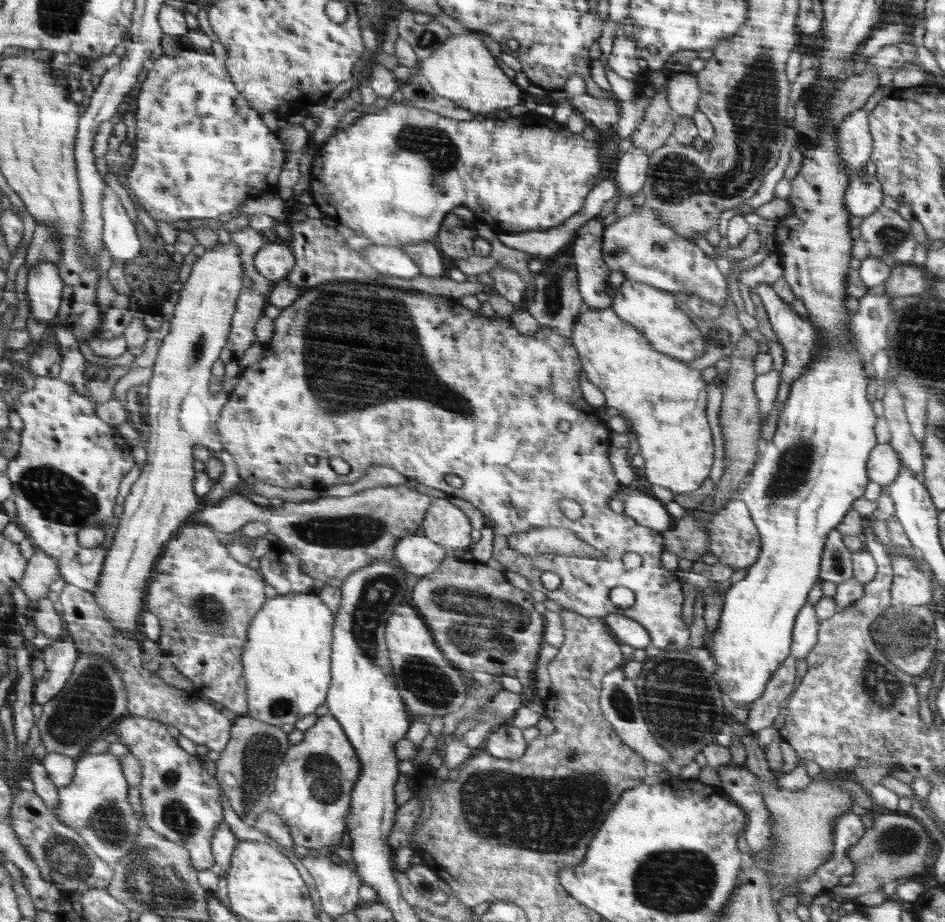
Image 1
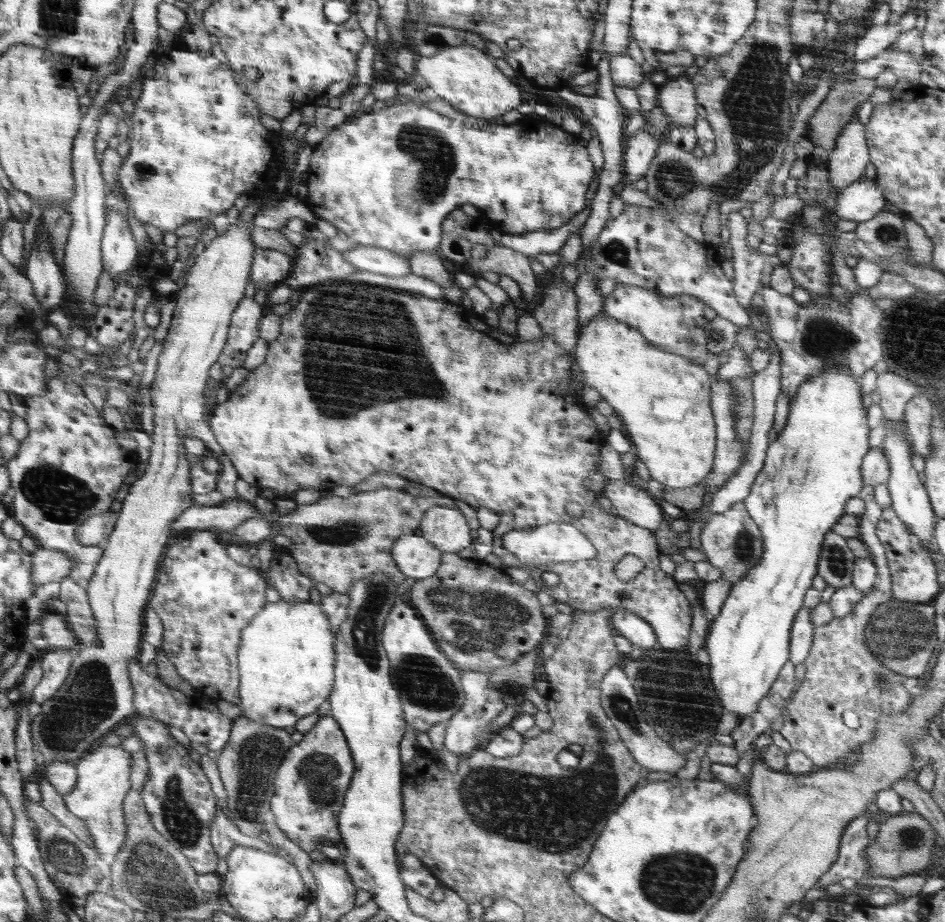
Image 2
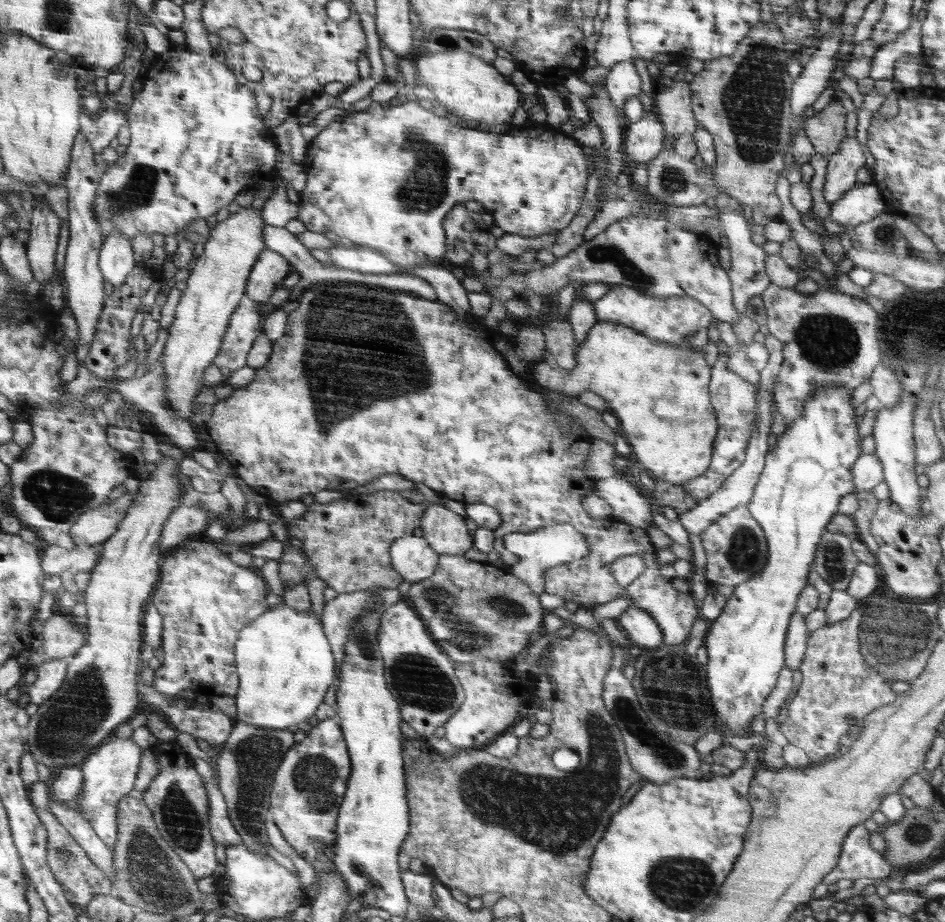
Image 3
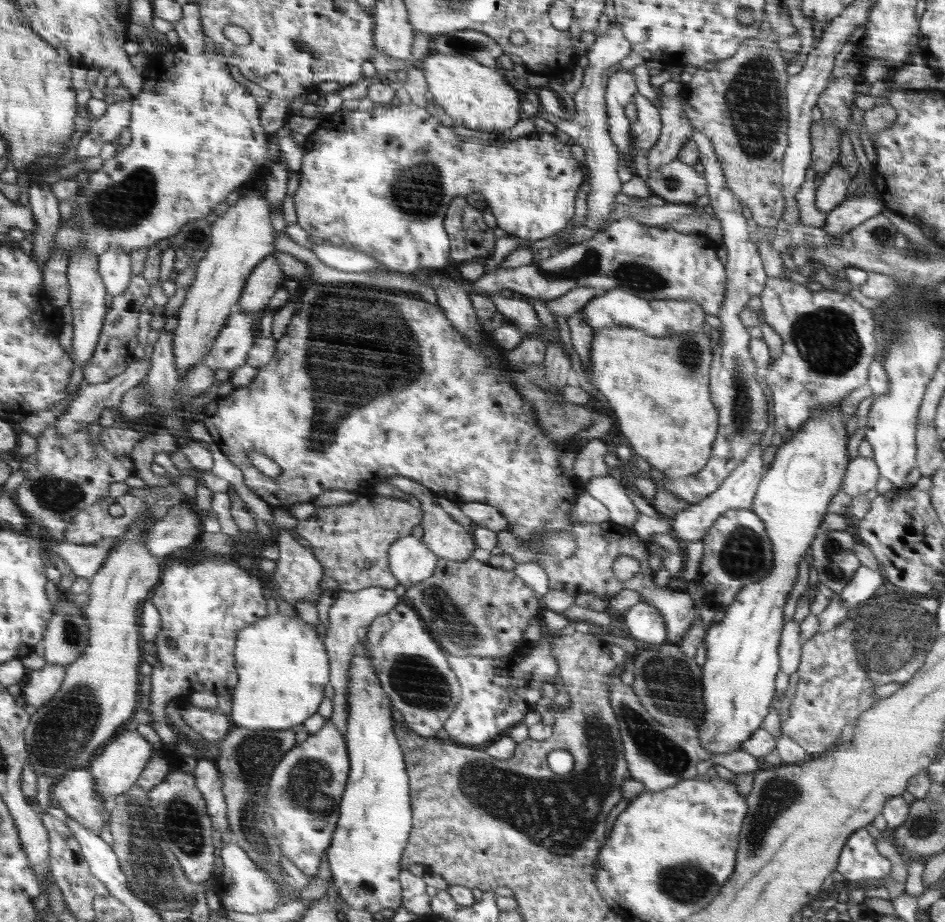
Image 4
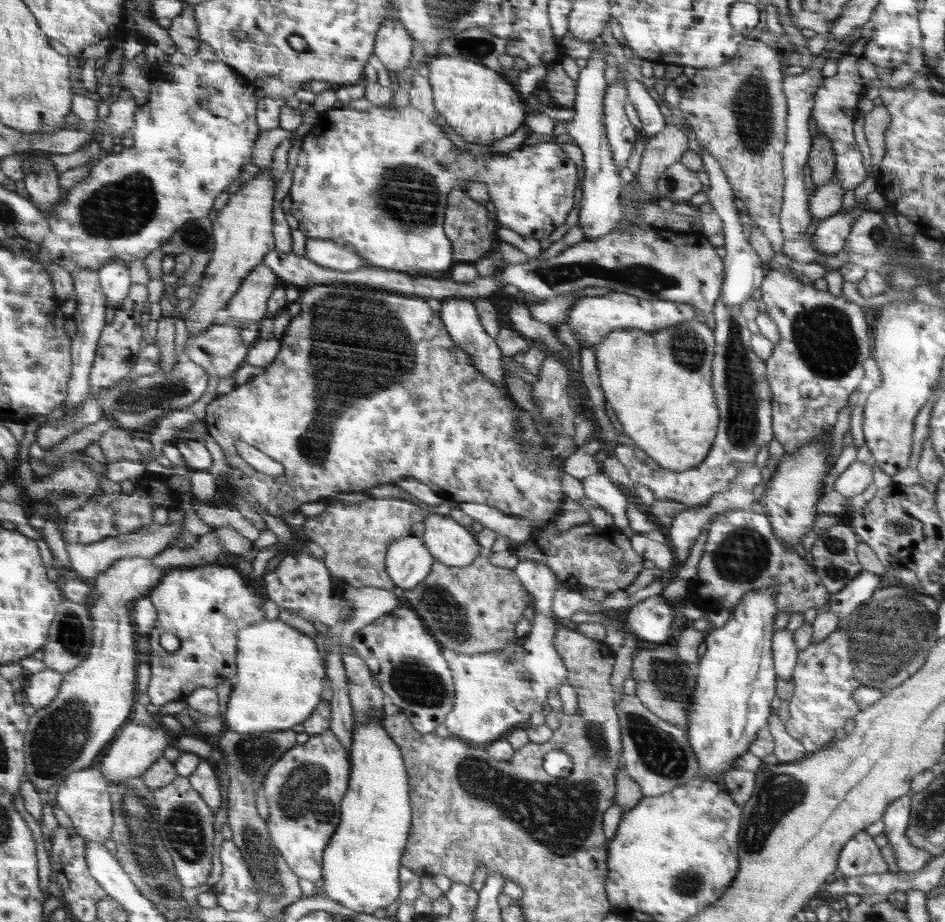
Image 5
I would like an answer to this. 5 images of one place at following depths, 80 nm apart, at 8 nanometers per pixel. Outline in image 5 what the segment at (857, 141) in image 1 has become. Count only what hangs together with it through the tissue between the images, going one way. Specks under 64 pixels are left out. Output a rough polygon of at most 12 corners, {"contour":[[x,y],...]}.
{"contour":[[832,177],[809,197],[811,216],[820,220],[842,208],[845,190]]}

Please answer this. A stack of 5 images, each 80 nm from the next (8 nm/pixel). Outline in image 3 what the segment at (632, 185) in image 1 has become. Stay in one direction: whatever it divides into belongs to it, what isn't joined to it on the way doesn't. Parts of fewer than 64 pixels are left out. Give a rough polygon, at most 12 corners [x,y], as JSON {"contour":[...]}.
{"contour":[[656,110],[628,123],[623,144],[638,166],[662,150],[663,124]]}

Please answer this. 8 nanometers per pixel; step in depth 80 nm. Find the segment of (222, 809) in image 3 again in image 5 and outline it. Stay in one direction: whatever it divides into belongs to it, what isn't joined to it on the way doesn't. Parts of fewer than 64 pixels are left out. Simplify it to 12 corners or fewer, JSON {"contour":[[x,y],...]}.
{"contour":[[205,760],[187,776],[212,812],[220,810],[215,765]]}

